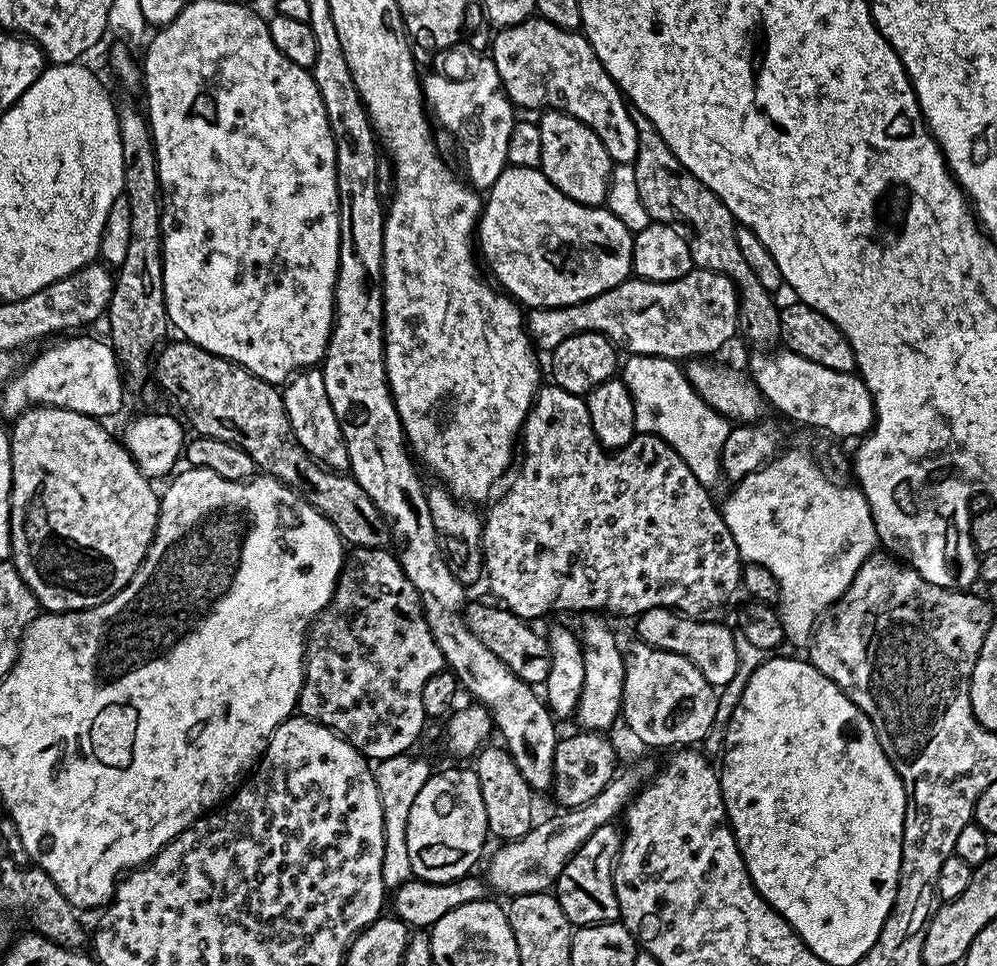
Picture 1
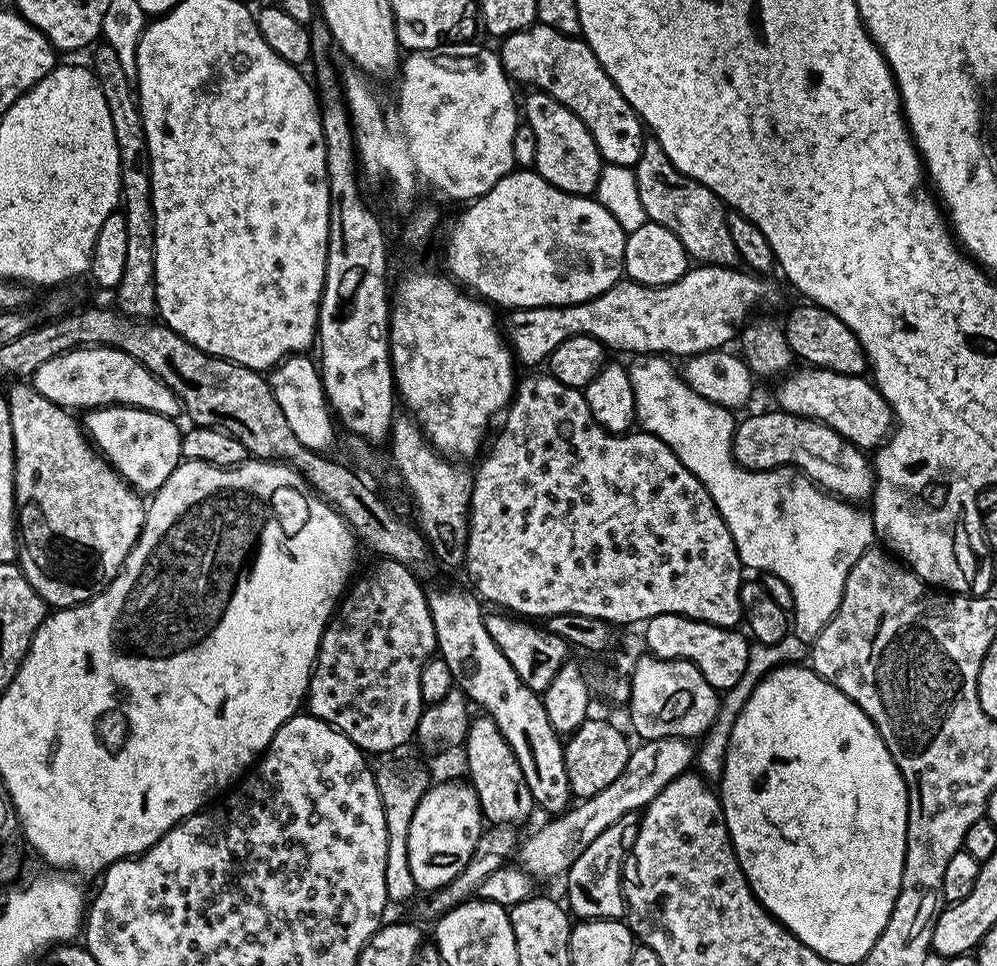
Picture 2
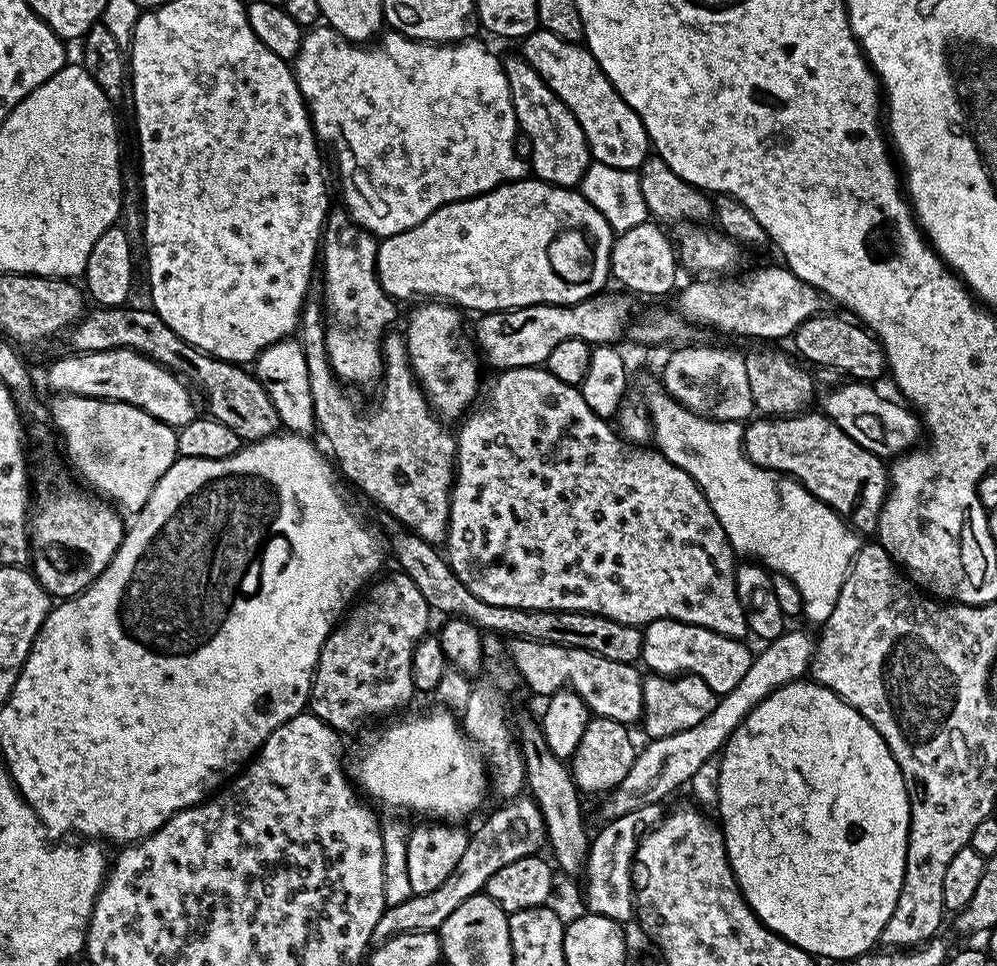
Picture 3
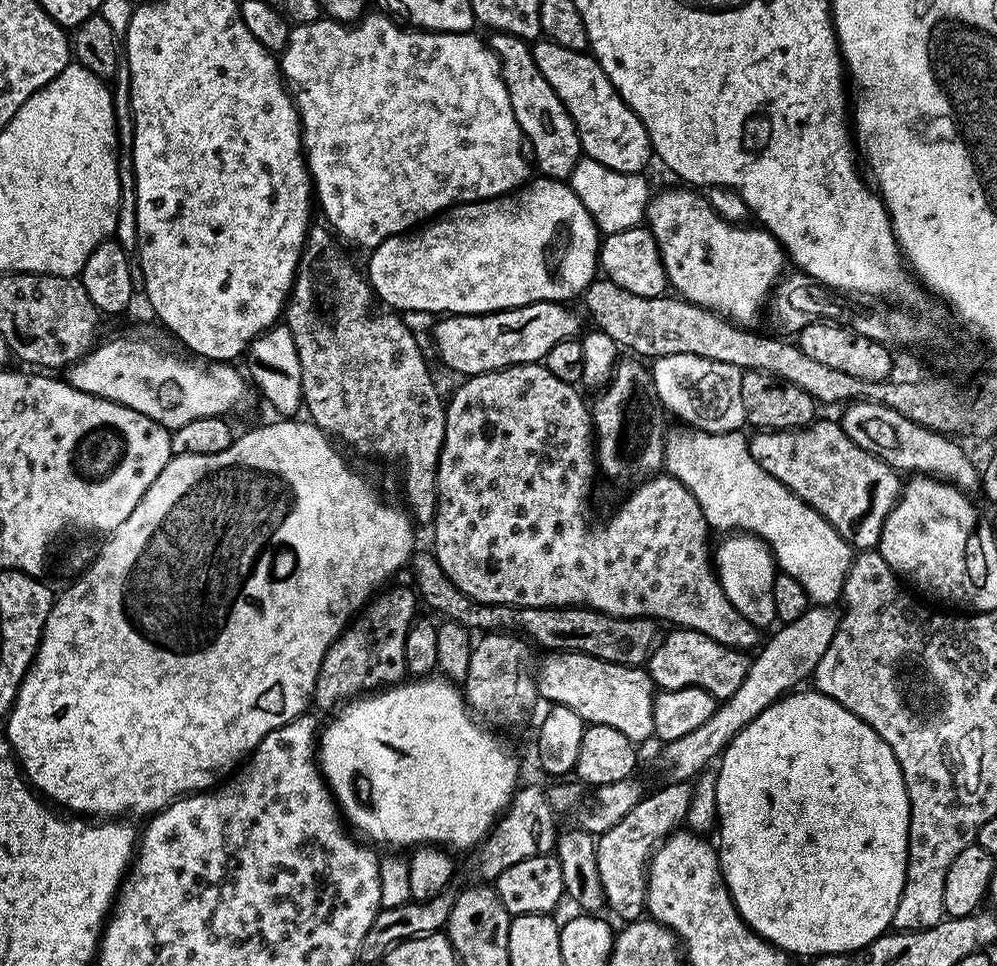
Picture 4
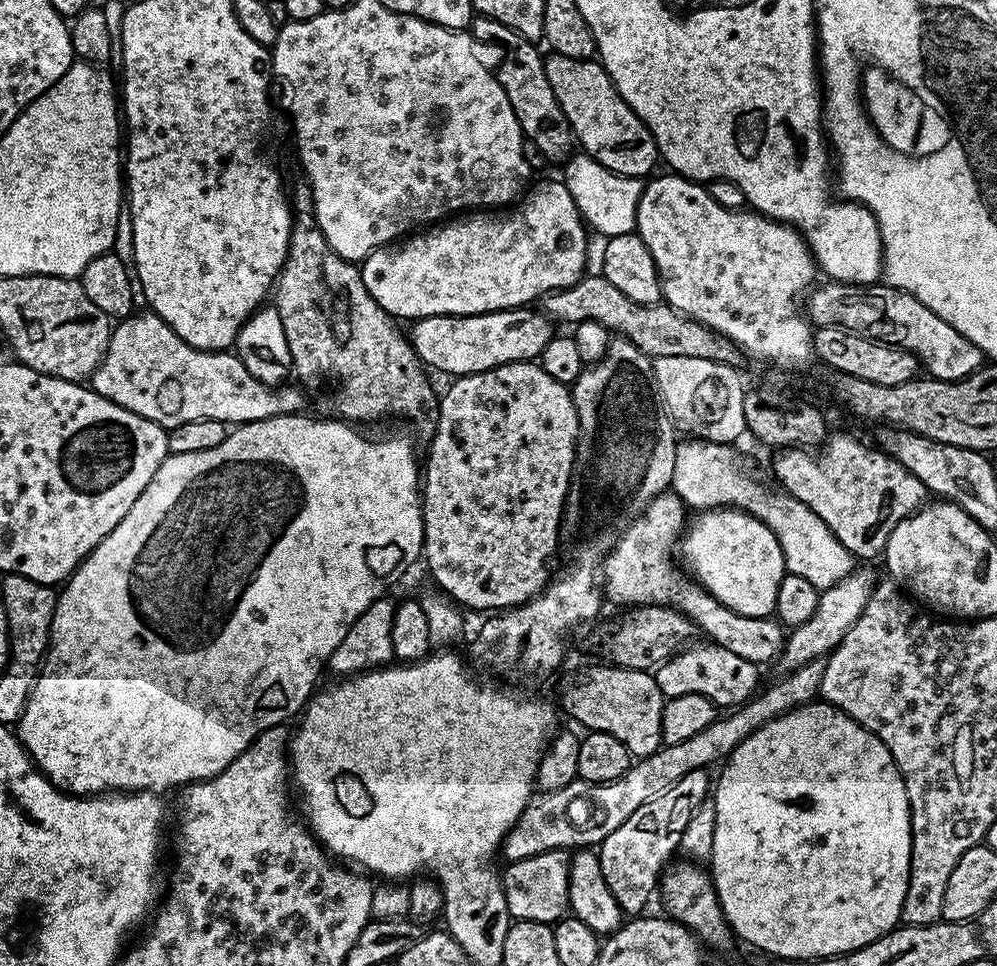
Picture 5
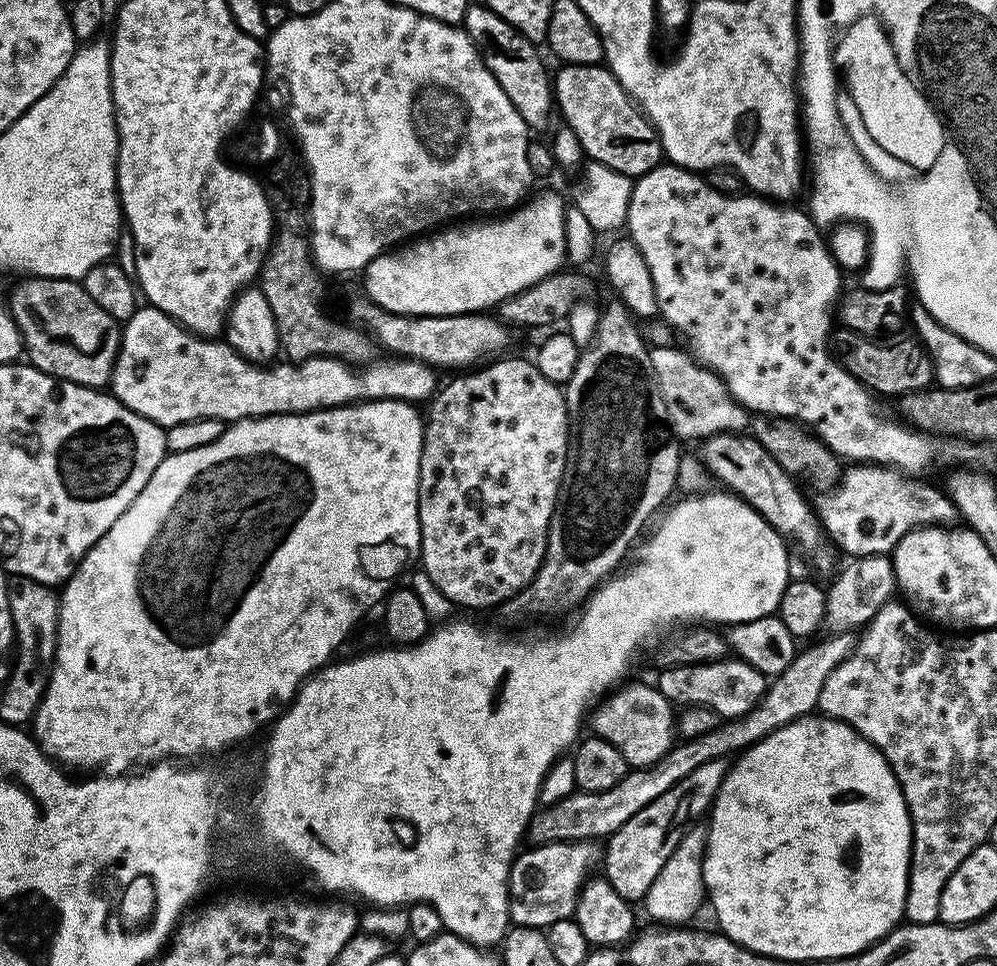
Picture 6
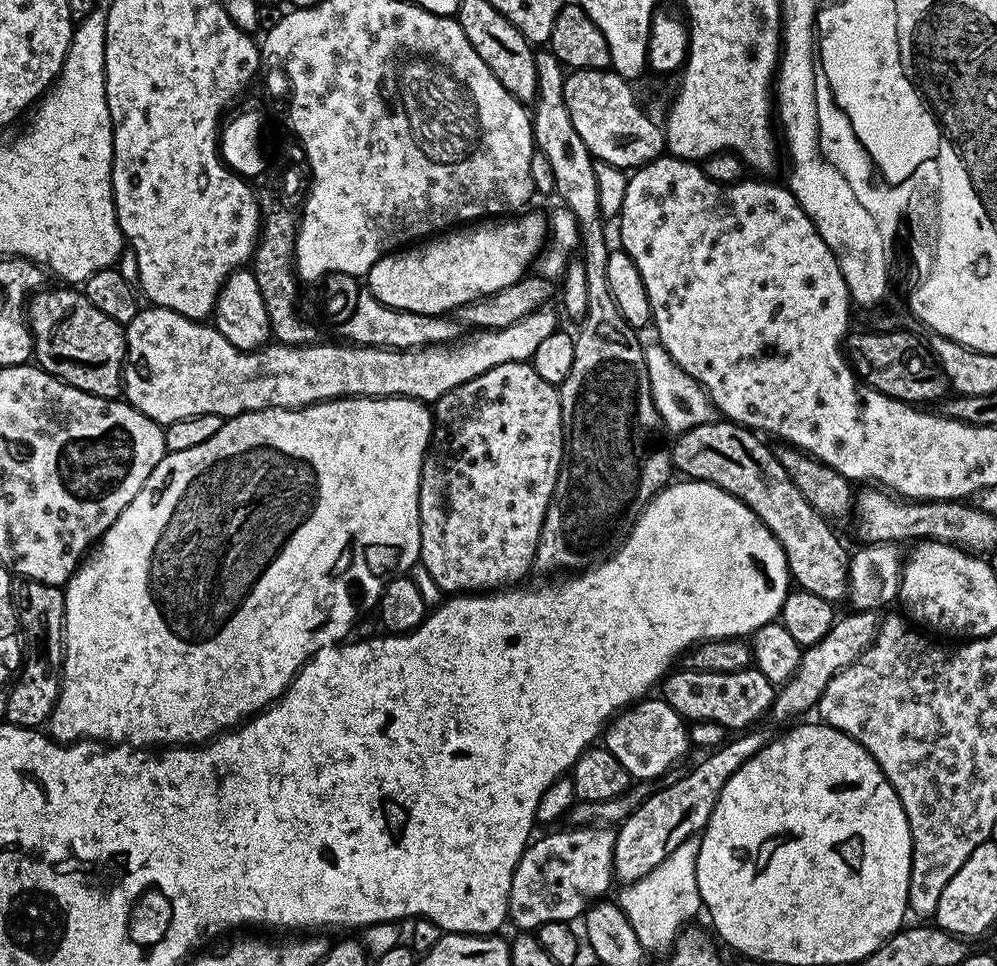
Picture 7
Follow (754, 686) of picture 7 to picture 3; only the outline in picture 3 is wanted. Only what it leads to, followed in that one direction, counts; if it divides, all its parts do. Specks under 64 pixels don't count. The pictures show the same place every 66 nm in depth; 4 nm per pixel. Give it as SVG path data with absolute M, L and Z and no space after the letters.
M655 620L643 625L642 635L644 641L640 647L640 660L645 669L648 667L649 673L657 676L697 676L717 694L734 690L734 686L746 678L746 670L750 670L754 659L754 652L747 648L744 640L723 636L697 624Z

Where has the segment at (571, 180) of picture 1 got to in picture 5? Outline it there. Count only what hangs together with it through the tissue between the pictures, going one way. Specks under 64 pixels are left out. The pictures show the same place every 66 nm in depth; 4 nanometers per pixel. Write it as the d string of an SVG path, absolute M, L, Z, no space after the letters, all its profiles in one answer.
M477 15L470 25L470 35L481 45L493 44L496 48L508 48L500 69L497 67L494 75L502 90L506 90L506 98L510 98L510 106L518 118L521 132L527 140L534 142L534 146L538 146L545 161L567 161L574 148L572 125L568 123L566 114L562 114L562 106L558 106L554 90L550 90L544 69L544 56L536 49L537 45L489 16Z

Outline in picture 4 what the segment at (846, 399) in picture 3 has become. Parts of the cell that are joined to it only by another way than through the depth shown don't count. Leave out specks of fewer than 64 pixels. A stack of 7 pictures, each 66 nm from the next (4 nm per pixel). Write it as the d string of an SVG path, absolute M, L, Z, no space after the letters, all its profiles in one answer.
M872 400L849 403L843 412L844 417L839 417L838 423L847 436L862 446L862 450L874 454L897 472L931 476L945 484L953 484L967 494L981 487L981 469L964 453L960 445L963 443L953 437L918 426L918 422L910 422L910 418L898 414L898 410L890 410L890 406L876 404Z

